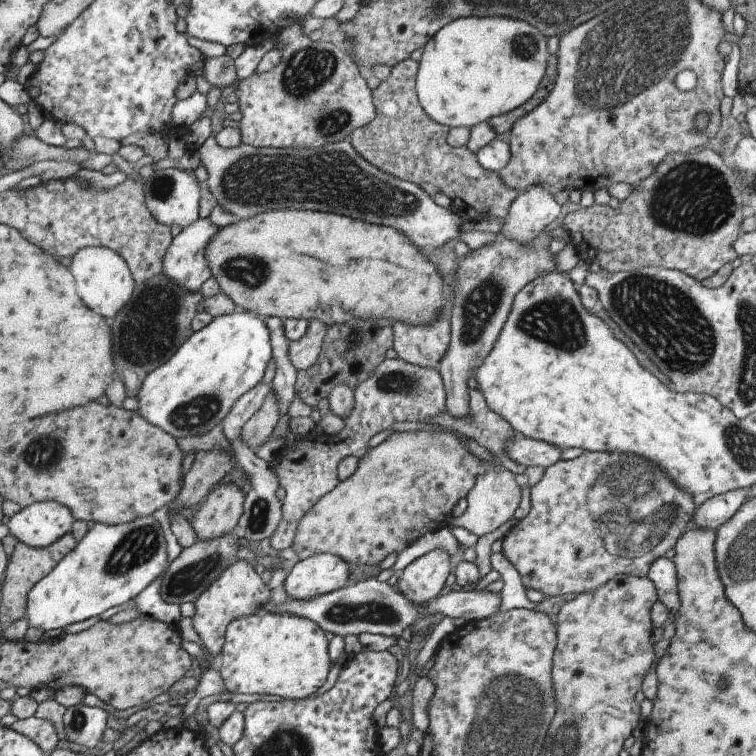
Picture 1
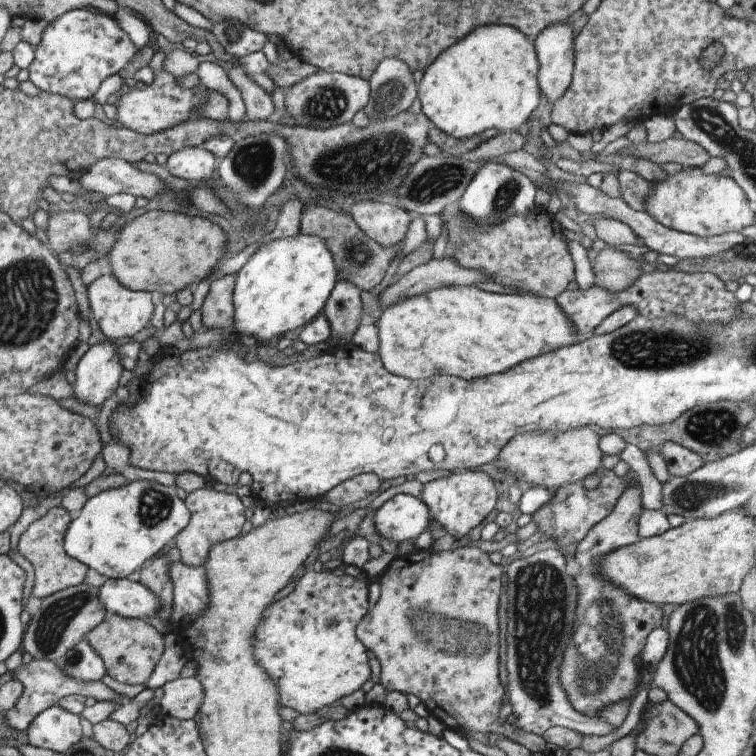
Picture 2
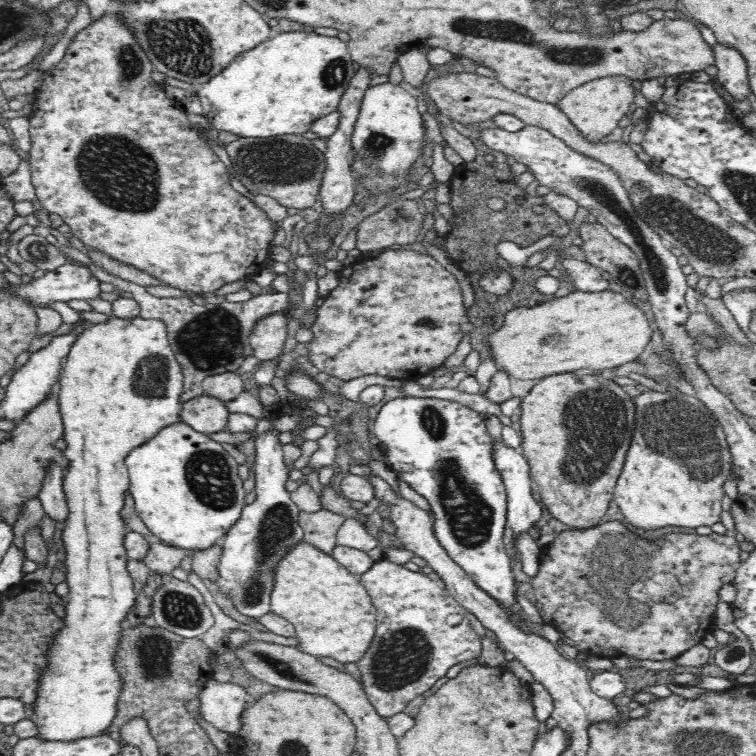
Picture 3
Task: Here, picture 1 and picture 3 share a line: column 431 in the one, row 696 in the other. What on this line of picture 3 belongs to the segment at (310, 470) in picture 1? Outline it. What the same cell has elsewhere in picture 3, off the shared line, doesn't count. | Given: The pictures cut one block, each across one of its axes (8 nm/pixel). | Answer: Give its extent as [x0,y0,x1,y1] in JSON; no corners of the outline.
[357,558,481,718]

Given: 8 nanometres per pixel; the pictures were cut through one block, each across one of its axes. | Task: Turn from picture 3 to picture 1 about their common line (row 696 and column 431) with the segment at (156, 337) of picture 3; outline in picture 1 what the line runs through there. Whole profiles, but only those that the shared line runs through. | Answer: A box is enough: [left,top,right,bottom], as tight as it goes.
[415,15,549,128]

